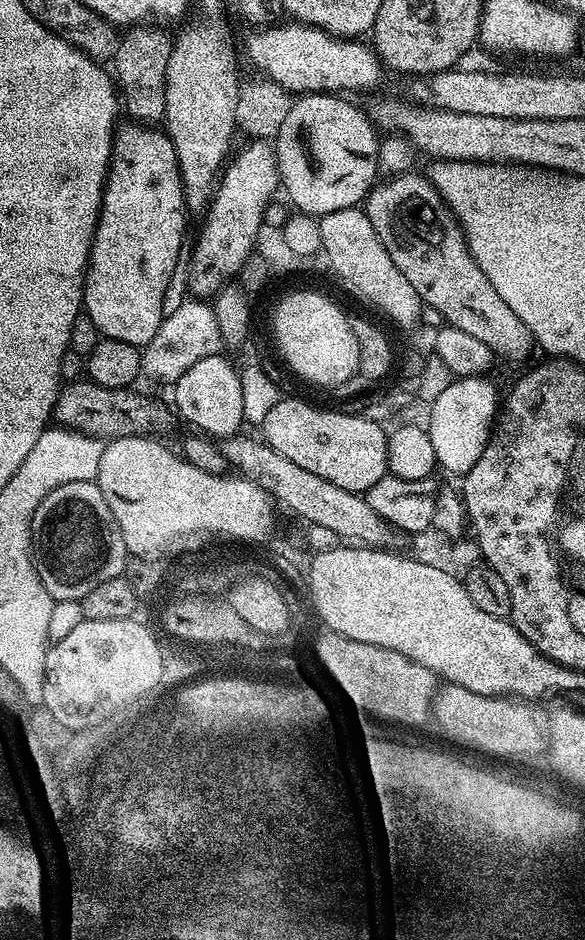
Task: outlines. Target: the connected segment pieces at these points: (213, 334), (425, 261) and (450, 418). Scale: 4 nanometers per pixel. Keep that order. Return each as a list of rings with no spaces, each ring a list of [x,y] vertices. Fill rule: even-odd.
[[[200,298],[187,299],[182,301],[173,312],[171,309],[165,315],[164,321],[158,326],[158,334],[154,334],[154,338],[150,338],[150,342],[145,344],[142,349],[140,367],[143,375],[149,376],[152,380],[161,380],[162,383],[168,384],[167,386],[175,385],[176,380],[182,378],[182,374],[186,374],[186,370],[190,370],[190,366],[194,366],[194,362],[207,356],[215,356],[222,348],[218,322],[212,304]]]
[[[409,171],[403,176],[393,176],[387,182],[373,187],[366,197],[366,211],[370,218],[370,226],[382,238],[382,246],[386,246],[386,254],[394,258],[394,266],[402,270],[402,275],[418,294],[421,305],[433,308],[441,316],[445,325],[452,325],[458,330],[466,331],[471,337],[478,338],[483,345],[488,346],[496,358],[504,360],[528,360],[532,356],[532,348],[537,347],[532,332],[510,310],[506,302],[502,302],[502,294],[490,286],[490,278],[482,274],[482,270],[474,262],[464,241],[464,231],[456,223],[456,218],[447,204],[441,200],[436,188],[429,182],[427,175],[415,176],[415,171]]]
[[[488,378],[457,379],[451,382],[427,409],[426,431],[433,443],[436,463],[450,475],[463,478],[482,458],[482,450],[492,436],[494,421],[498,415],[496,388]]]

